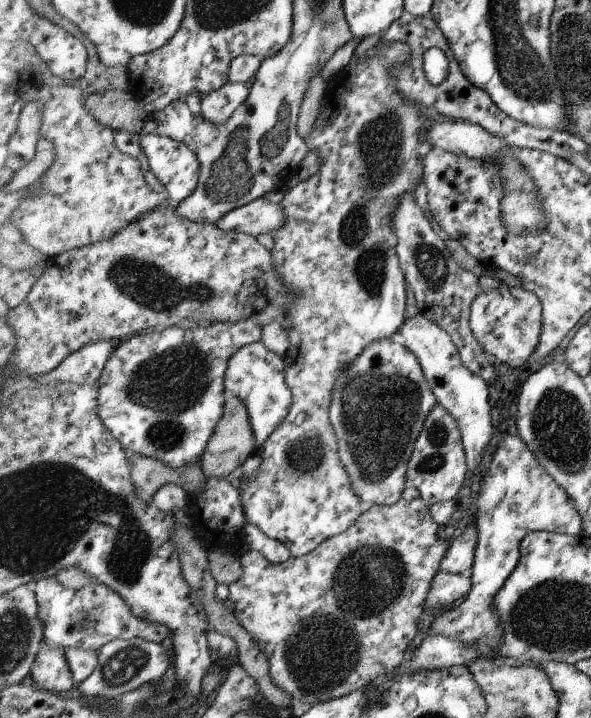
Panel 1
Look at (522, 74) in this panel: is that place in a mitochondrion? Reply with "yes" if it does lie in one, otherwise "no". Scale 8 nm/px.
yes

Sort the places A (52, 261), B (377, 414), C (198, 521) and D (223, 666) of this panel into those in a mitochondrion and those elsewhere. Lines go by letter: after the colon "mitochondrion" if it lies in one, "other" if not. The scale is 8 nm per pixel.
A: other
B: mitochondrion
C: other
D: other

